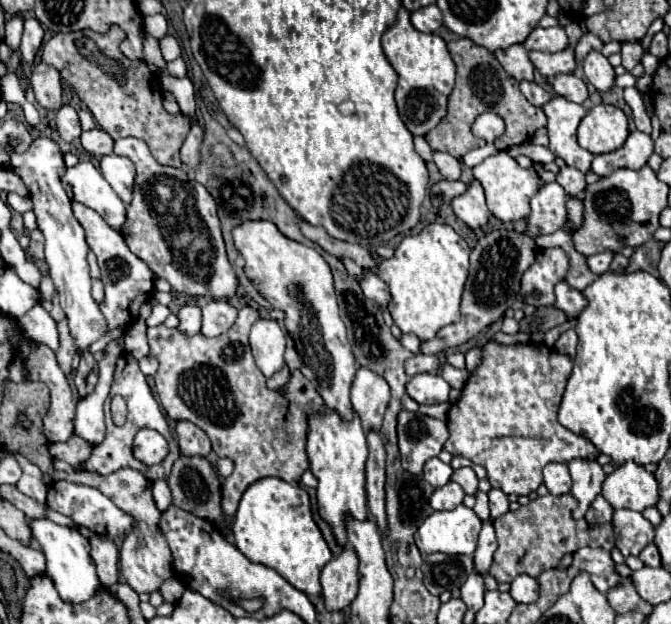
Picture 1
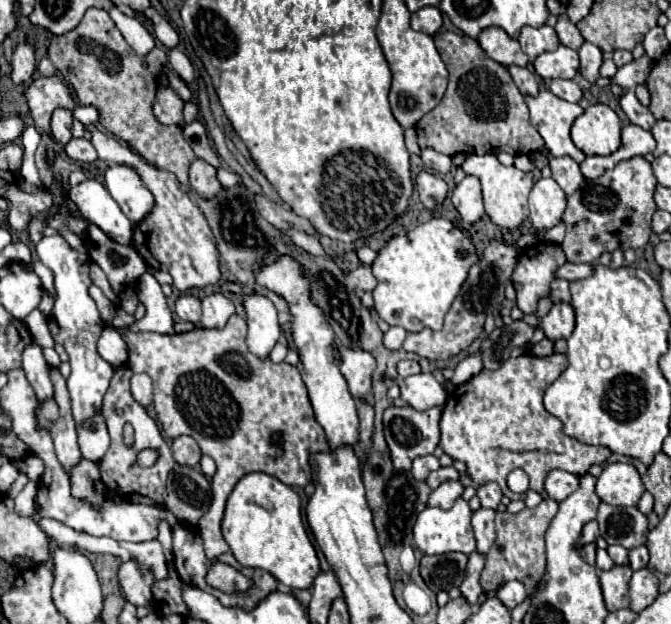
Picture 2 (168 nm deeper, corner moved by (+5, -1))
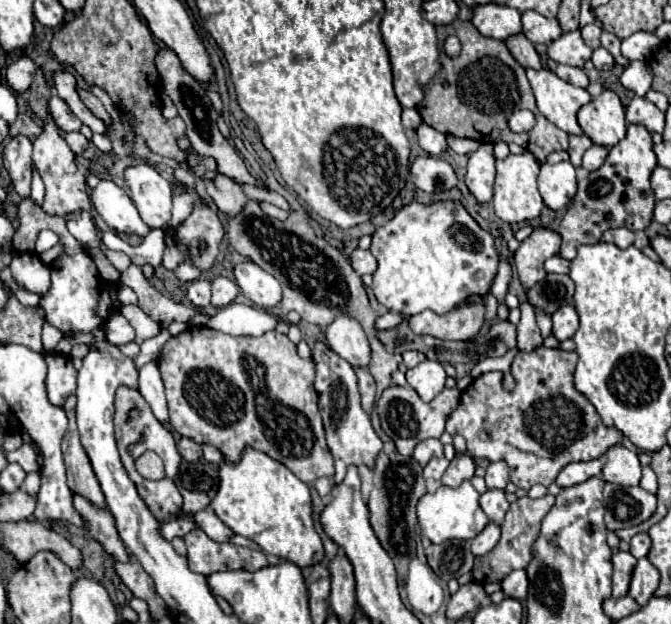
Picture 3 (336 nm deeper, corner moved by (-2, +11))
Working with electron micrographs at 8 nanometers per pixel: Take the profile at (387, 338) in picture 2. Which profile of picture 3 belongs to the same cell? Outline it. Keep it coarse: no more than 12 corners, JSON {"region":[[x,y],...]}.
{"region":[[387,312],[377,320],[379,330],[389,330],[403,321],[398,313]]}

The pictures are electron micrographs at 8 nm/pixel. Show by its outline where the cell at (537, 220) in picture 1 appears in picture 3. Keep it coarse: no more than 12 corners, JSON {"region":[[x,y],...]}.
{"region":[[543,162],[539,192],[547,208],[563,210],[577,194],[569,162]]}

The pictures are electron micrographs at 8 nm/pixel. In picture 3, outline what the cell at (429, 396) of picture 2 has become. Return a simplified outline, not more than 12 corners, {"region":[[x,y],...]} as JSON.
{"region":[[437,360],[407,370],[407,382],[423,402],[445,388]]}

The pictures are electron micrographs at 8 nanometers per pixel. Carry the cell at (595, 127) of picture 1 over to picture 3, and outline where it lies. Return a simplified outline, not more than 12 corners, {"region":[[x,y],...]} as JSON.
{"region":[[603,90],[579,110],[593,144],[613,148],[625,138],[625,108]]}

